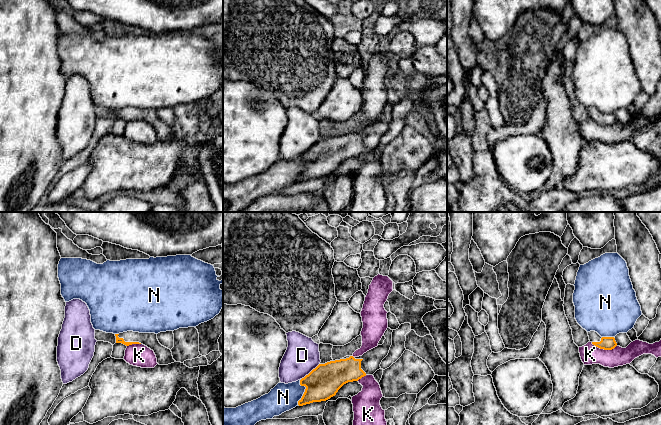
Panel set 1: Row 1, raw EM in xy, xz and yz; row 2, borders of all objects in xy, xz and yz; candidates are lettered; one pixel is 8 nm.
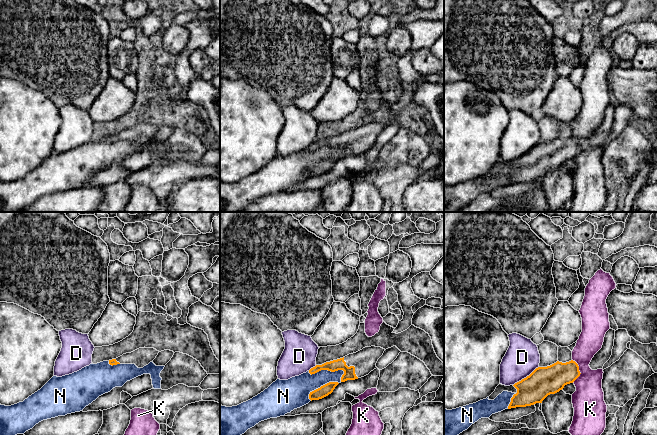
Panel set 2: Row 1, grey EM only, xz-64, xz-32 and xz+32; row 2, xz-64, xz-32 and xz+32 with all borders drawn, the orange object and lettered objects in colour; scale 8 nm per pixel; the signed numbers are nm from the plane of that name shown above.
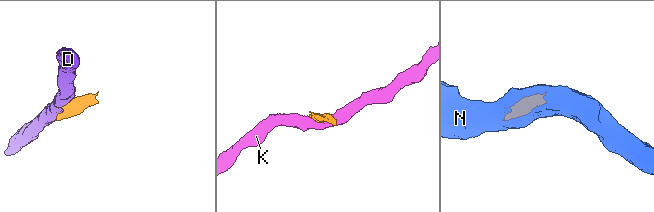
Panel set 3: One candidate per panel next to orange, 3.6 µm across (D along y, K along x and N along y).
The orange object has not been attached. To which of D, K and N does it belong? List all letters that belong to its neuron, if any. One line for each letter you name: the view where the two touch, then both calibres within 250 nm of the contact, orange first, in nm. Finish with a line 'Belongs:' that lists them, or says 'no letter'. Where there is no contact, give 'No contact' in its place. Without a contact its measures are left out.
Belongs: no letter

